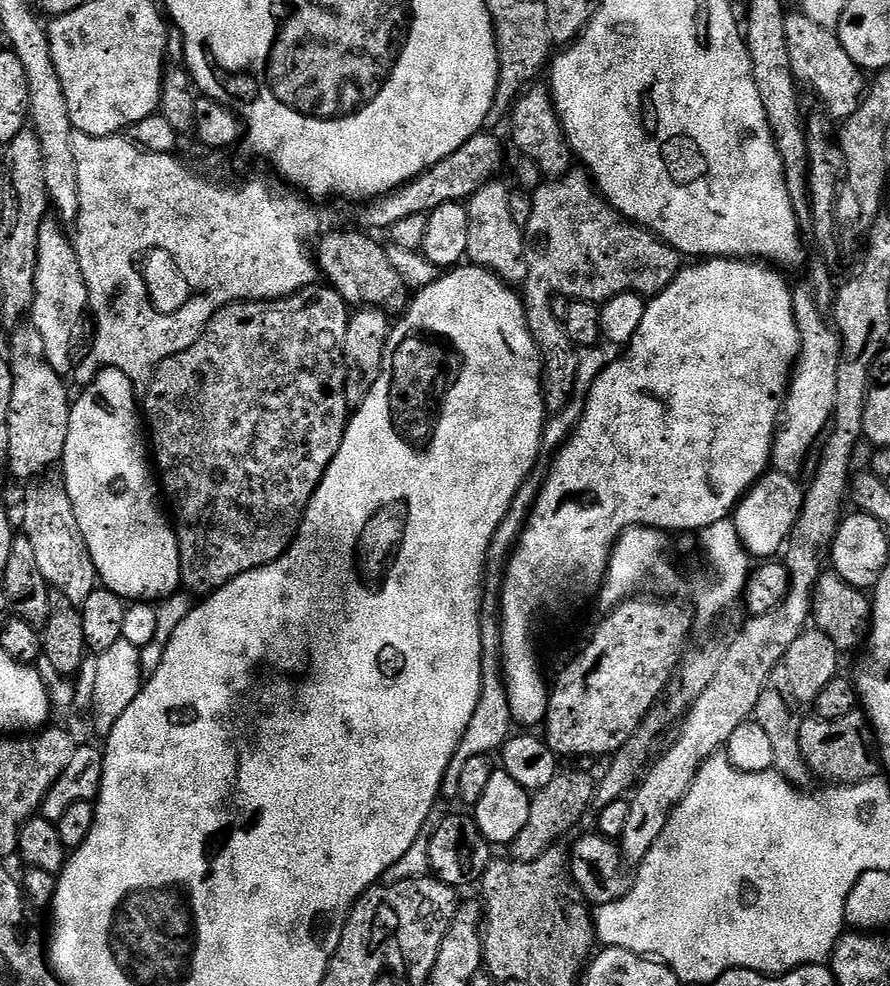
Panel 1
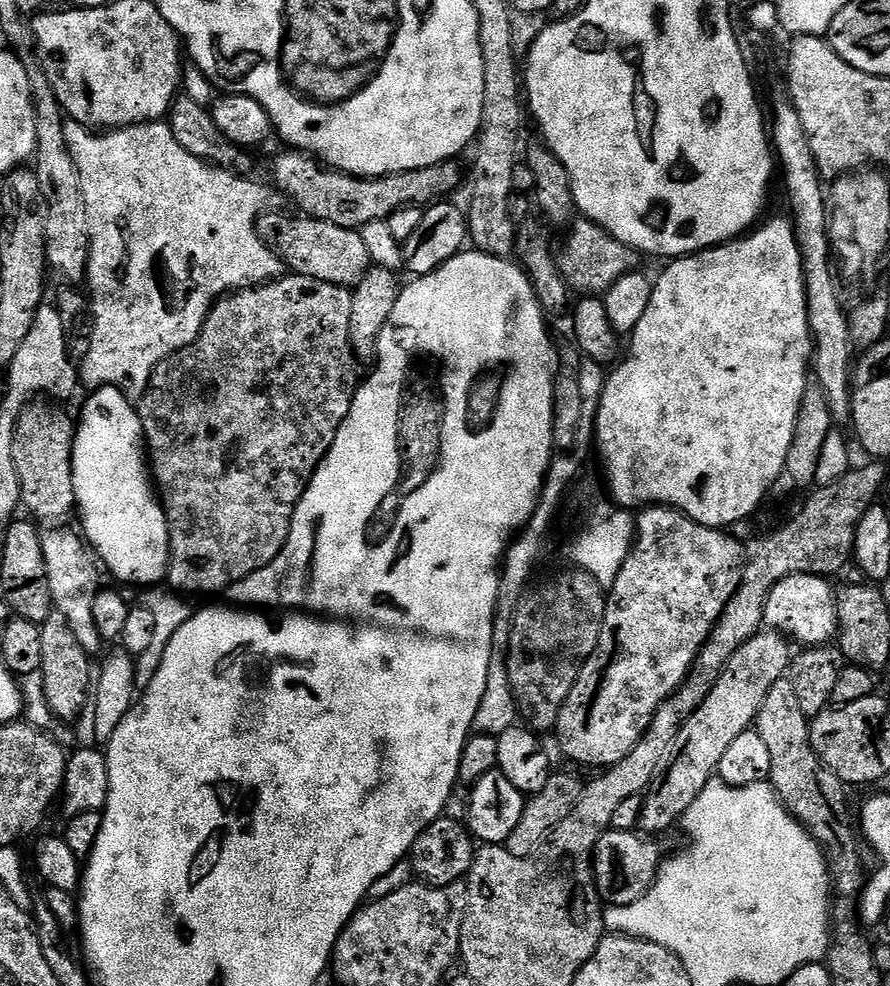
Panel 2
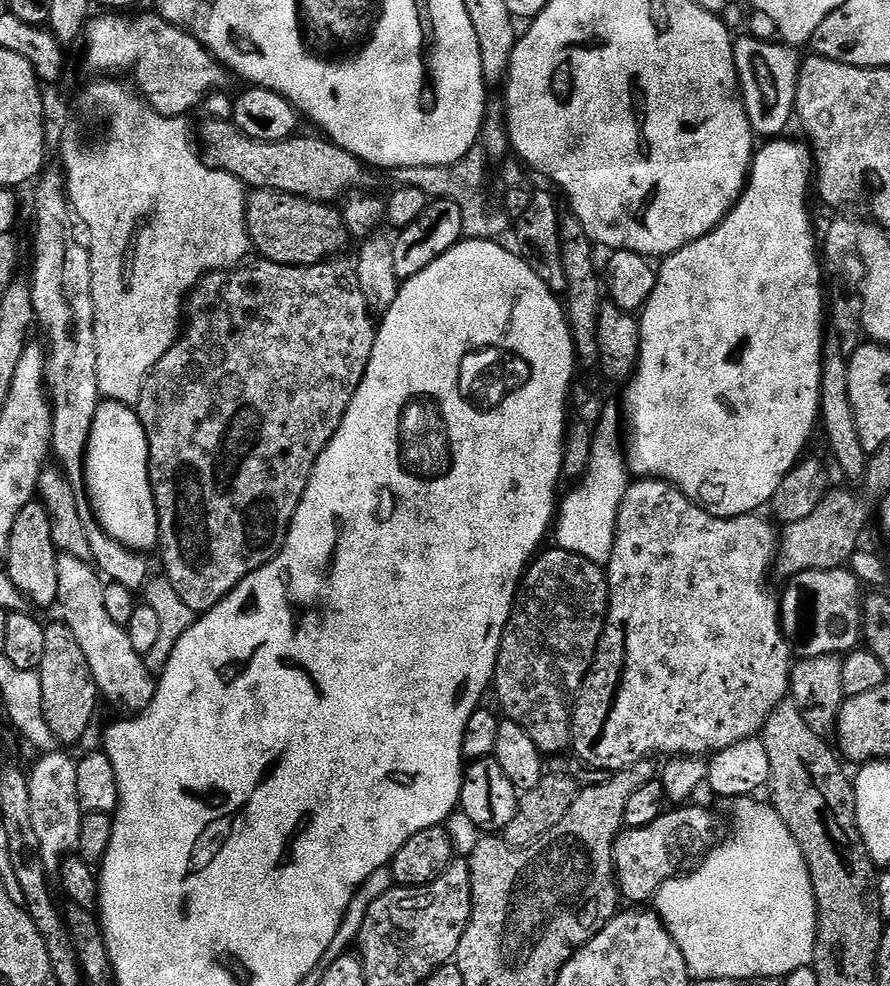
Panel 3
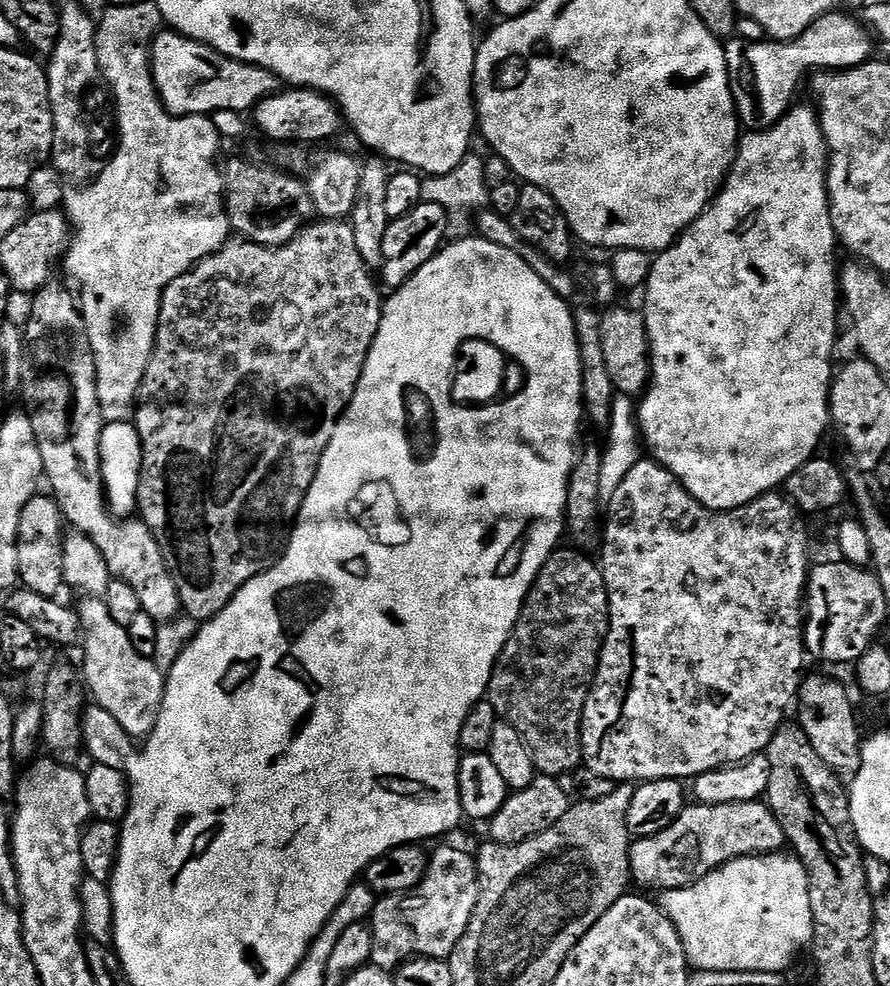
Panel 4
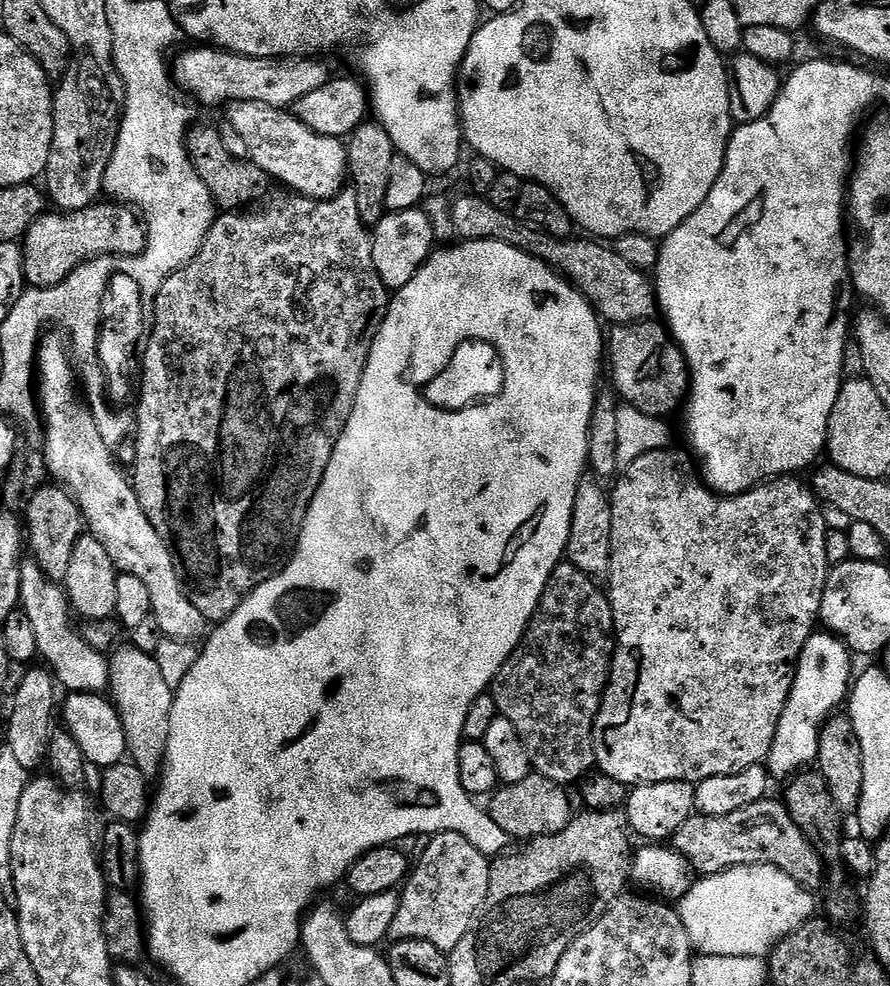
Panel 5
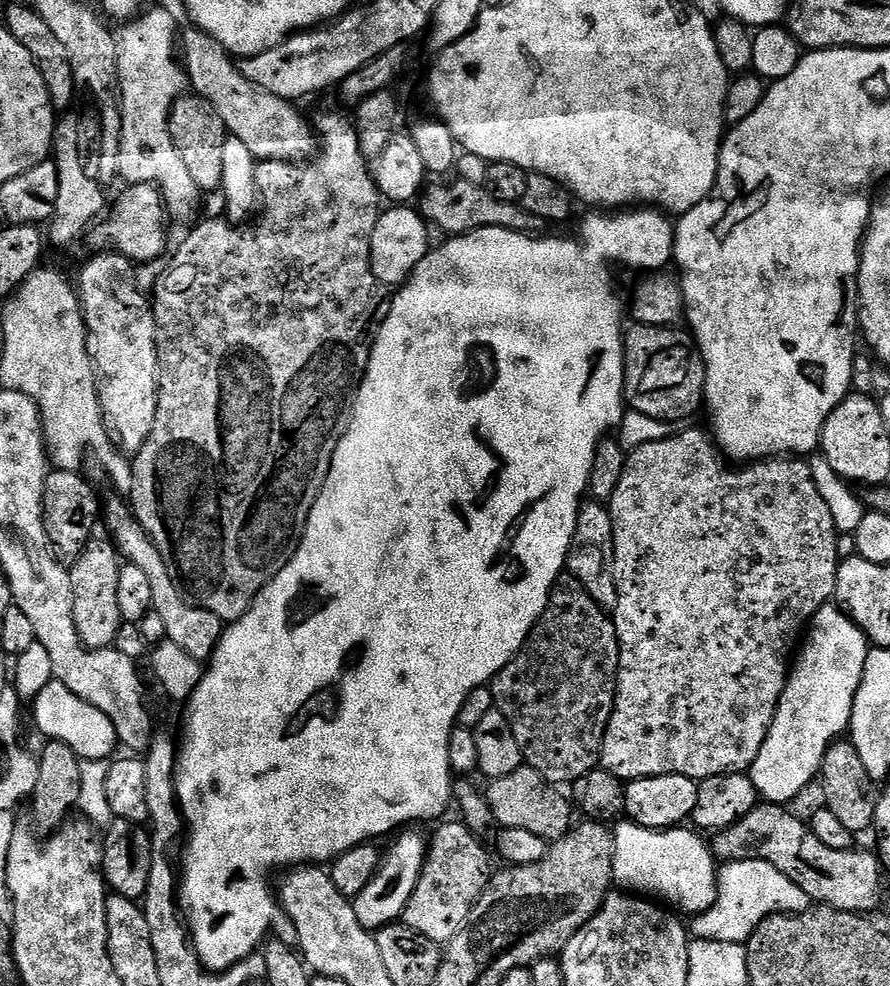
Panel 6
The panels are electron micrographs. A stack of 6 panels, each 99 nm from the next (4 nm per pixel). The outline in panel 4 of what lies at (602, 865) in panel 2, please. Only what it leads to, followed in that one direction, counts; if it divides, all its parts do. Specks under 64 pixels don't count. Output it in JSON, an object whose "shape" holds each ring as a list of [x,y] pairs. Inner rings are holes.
{"shape":[[[763,799],[729,804],[689,803],[666,826],[653,836],[633,839],[630,854],[631,883],[637,889],[685,888],[706,878],[716,868],[743,856],[766,856],[785,847],[784,831],[778,818]]]}

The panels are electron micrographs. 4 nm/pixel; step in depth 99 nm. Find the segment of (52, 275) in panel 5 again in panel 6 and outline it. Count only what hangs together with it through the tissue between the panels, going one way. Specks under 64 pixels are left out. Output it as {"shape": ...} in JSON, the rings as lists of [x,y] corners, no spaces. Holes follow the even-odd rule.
{"shape":[[[128,184],[124,189],[116,205],[87,233],[86,241],[93,253],[116,252],[133,265],[152,264],[168,248],[170,217],[164,195],[154,184]]]}

